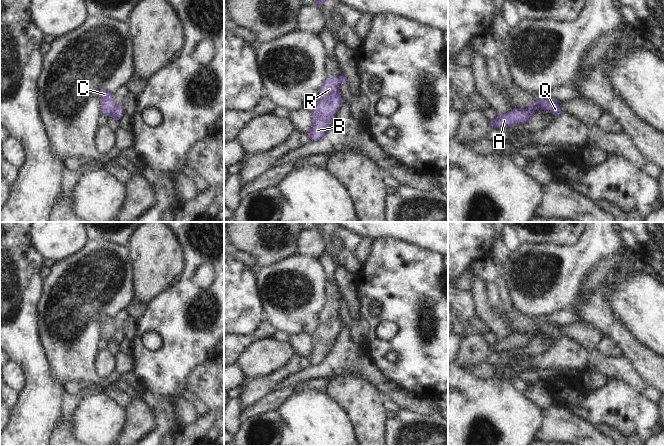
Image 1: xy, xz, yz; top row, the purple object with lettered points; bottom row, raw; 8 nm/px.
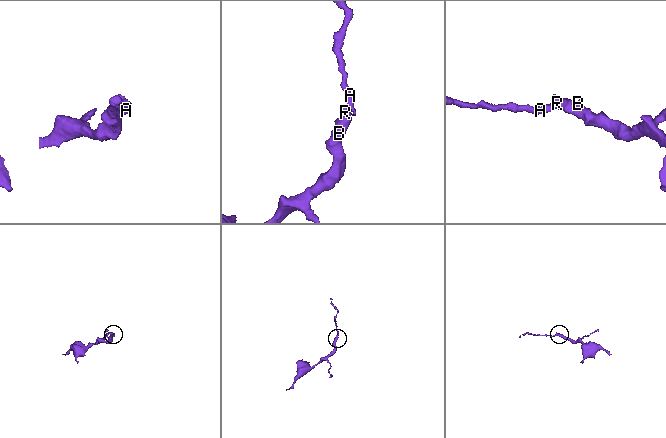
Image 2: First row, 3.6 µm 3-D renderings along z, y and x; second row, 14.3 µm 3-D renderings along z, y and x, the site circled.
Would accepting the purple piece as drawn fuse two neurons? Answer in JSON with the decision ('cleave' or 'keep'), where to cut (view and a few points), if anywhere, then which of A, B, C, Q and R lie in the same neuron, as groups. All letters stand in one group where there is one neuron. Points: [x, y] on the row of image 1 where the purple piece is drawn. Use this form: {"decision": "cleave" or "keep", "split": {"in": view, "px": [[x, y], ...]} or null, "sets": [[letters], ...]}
{"decision": "cleave", "split": {"in": "xz", "px": [[336, 79], [340, 93]]}, "sets": [["A"], ["B", "C", "Q", "R"]]}

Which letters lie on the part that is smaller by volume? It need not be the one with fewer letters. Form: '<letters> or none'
A

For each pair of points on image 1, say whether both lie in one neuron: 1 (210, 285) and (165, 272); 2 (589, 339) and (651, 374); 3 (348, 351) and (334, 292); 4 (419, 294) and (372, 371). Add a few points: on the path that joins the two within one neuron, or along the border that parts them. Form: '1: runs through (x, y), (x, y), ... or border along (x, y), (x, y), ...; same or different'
1: border along (183, 252), (183, 270), (161, 291); different
2: border along (584, 322), (593, 325), (604, 336); different
3: border along (341, 296), (336, 302); different
4: border along (365, 351), (372, 362), (391, 382); different

